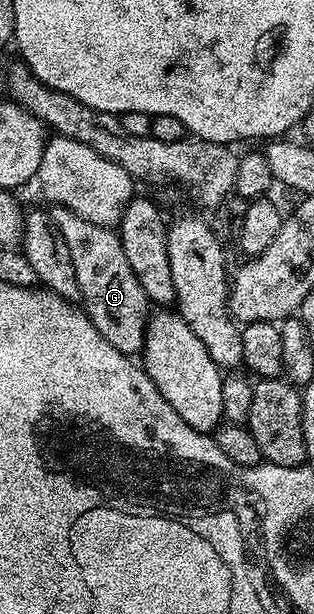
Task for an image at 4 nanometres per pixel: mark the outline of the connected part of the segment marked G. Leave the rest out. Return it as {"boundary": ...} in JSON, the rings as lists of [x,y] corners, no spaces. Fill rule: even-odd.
{"boundary":[[[54,207],[49,214],[64,243],[68,243],[68,255],[72,255],[72,263],[76,266],[76,279],[80,283],[81,304],[86,316],[96,331],[116,347],[116,351],[127,355],[141,354],[146,344],[148,302],[144,287],[140,287],[140,279],[136,279],[124,256],[124,247],[117,232],[113,228],[90,223],[70,209]]]}

